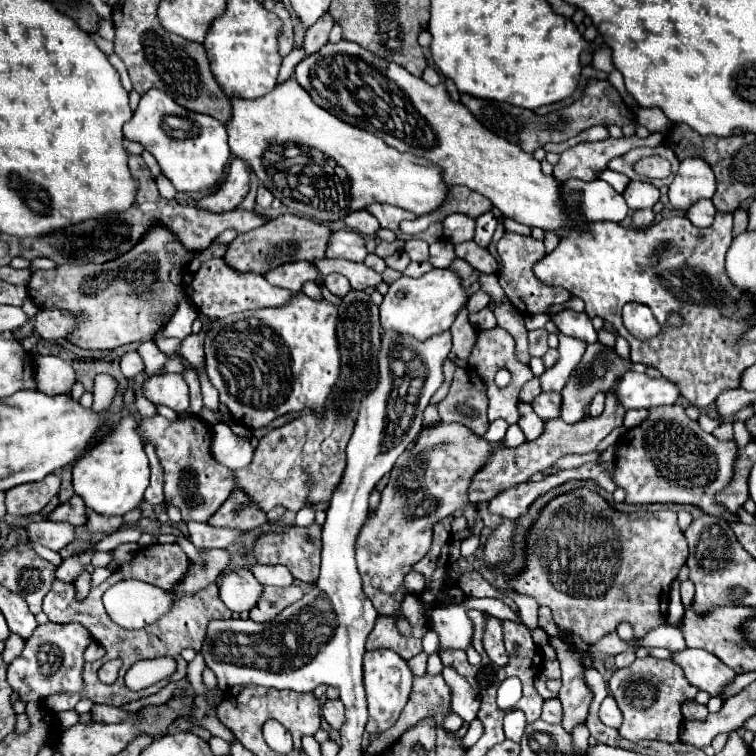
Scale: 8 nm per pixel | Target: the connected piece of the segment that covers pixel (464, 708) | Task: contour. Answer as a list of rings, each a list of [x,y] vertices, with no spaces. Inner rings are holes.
[[[444,667],[442,677],[446,681],[446,685],[452,691],[452,699],[450,699],[450,709],[452,713],[460,715],[464,723],[470,723],[476,719],[478,715],[478,707],[480,707],[480,699],[478,693],[466,683],[466,679],[462,675],[458,675],[454,669]]]

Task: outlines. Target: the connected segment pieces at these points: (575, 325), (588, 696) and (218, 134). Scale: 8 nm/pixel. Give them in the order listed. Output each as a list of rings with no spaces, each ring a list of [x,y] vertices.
[[[562,309],[560,313],[550,315],[550,319],[554,321],[554,325],[560,329],[560,333],[582,339],[586,343],[596,343],[598,341],[598,333],[592,327],[592,321],[586,313],[576,313],[570,309]]]
[[[552,639],[552,647],[558,653],[558,661],[562,665],[562,689],[558,699],[562,701],[564,715],[562,727],[572,733],[572,729],[586,721],[588,707],[592,703],[592,693],[588,691],[582,675],[582,657],[570,653],[568,647],[560,639]]]
[[[150,89],[142,95],[138,109],[124,125],[124,137],[150,151],[156,157],[162,175],[170,179],[176,191],[184,193],[214,187],[224,177],[224,167],[230,157],[228,135],[222,123],[210,115],[186,111],[158,89]]]

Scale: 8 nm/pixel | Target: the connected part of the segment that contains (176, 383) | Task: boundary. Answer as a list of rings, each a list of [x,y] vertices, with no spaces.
[[[156,375],[144,381],[144,395],[154,405],[166,405],[176,415],[192,415],[188,385],[182,375]]]

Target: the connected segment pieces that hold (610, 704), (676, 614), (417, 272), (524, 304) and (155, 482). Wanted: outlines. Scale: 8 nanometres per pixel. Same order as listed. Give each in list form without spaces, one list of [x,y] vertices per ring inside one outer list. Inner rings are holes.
[[[608,695],[600,705],[600,721],[608,727],[614,727],[614,729],[618,729],[622,725],[622,713],[620,713],[612,695]]]
[[[674,579],[672,589],[670,589],[670,607],[668,607],[668,617],[674,617],[670,621],[674,627],[680,627],[682,617],[684,617],[684,605],[680,603],[680,589],[678,589],[678,585],[680,585],[680,581]]]
[[[410,263],[410,265],[402,271],[402,275],[406,275],[406,277],[420,277],[420,275],[424,275],[424,273],[430,271],[430,269],[432,269],[430,263]]]
[[[504,233],[504,237],[496,243],[496,251],[504,263],[502,273],[500,273],[500,285],[506,291],[510,303],[514,303],[516,309],[520,309],[524,315],[534,315],[534,313],[544,313],[546,307],[550,305],[564,305],[572,293],[562,289],[562,287],[550,287],[544,285],[536,275],[534,275],[534,263],[542,259],[544,253],[544,243],[536,241],[534,237],[524,237],[516,233]]]
[[[152,443],[144,445],[144,451],[148,455],[150,464],[150,484],[145,490],[144,499],[153,505],[158,505],[164,502],[163,494],[163,479],[164,473],[162,465],[156,455],[156,449],[152,447]]]

